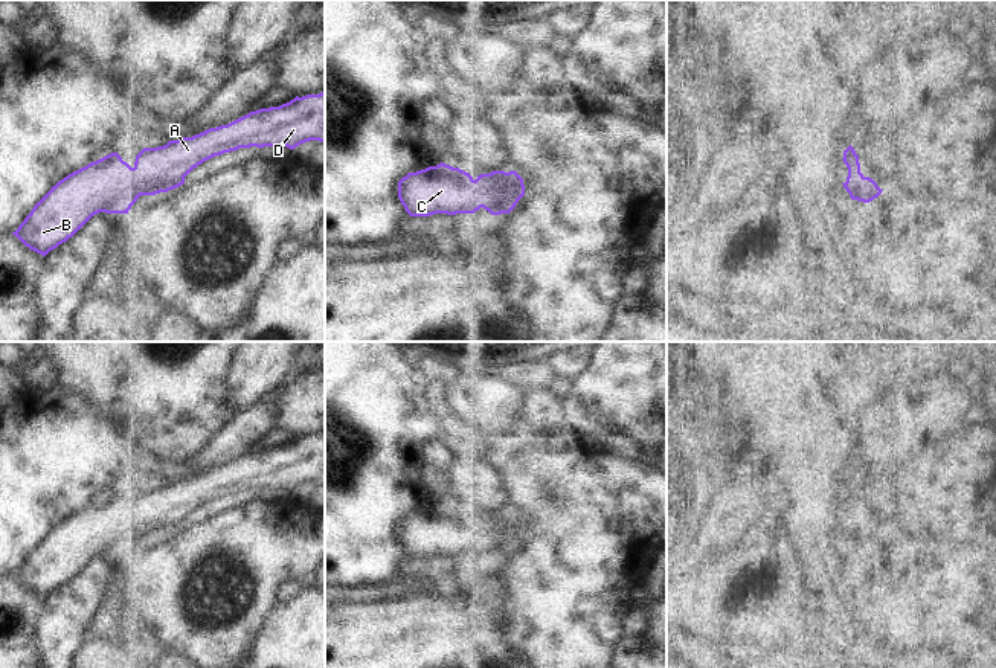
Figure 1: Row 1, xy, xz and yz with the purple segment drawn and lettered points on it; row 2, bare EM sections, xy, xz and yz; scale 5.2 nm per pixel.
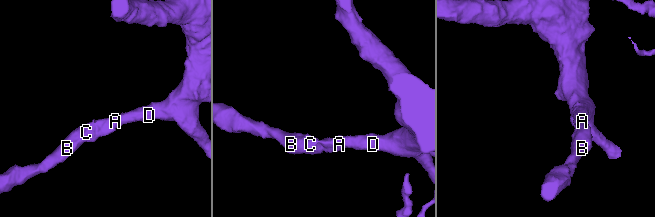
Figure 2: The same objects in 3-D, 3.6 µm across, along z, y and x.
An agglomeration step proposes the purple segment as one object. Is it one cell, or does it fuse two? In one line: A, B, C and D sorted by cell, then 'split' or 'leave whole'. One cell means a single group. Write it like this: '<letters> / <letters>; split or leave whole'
A B C D; leave whole

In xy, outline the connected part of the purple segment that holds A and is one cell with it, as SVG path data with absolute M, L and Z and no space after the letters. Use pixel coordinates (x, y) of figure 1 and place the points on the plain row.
M325 433L250 453L227 467L163 488L143 490L133 509L111 494L52 528L12 576L46 598L93 557L128 555L140 537L182 528L194 509L215 497L250 488L294 491L310 482L325 485Z

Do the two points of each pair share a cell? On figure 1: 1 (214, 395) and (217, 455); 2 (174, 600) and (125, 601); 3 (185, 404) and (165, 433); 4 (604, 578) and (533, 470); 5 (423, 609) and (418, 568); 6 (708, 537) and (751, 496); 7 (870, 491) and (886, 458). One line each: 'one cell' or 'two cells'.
1: two cells
2: one cell
3: one cell
4: one cell
5: two cells
6: one cell
7: two cells

